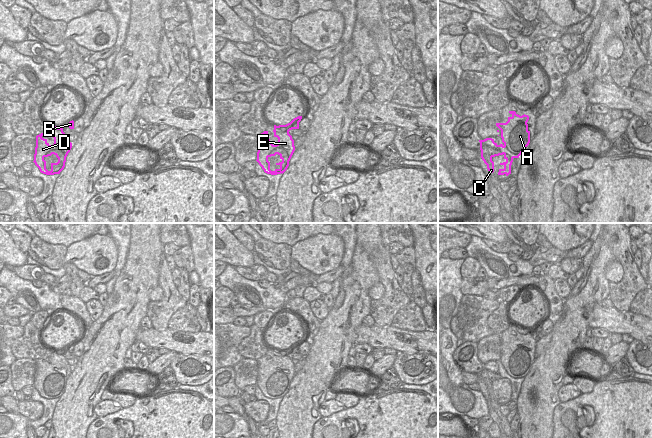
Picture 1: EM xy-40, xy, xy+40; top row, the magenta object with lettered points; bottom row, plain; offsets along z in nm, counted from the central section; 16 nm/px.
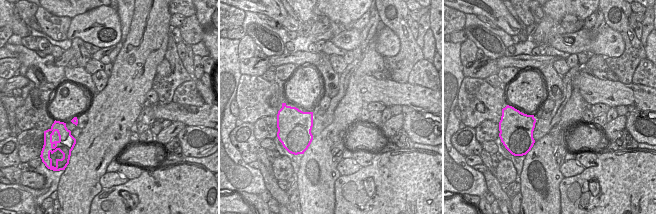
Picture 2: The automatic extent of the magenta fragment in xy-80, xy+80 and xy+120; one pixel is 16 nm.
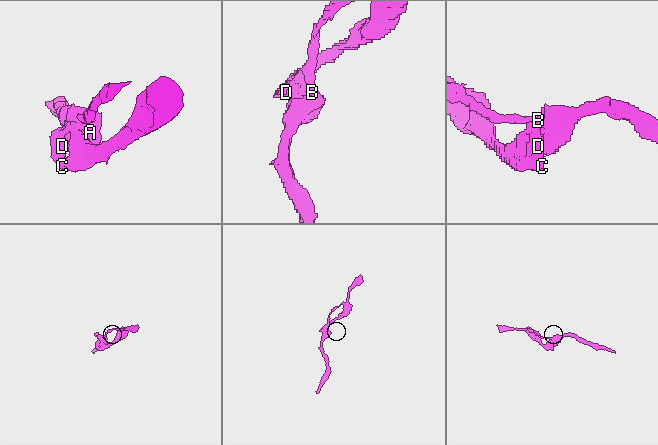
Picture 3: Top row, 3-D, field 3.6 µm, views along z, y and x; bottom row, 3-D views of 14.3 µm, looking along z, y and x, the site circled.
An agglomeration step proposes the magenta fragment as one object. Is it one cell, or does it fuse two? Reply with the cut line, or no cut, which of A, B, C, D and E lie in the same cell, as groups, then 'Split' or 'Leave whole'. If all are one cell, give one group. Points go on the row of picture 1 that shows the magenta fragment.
No split. Groups: A B C D E. Leave whole

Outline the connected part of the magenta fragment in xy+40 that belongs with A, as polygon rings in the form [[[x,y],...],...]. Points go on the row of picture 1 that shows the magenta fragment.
[[[509,111],[512,115],[508,117],[506,123],[496,123],[499,128],[497,132],[501,132],[502,144],[498,145],[492,138],[479,140],[481,158],[487,165],[489,173],[494,172],[494,162],[492,158],[503,155],[506,160],[500,165],[503,169],[499,169],[498,175],[511,174],[511,165],[514,158],[519,158],[522,152],[530,143],[530,131],[528,130],[528,115],[518,115],[515,111]]]

